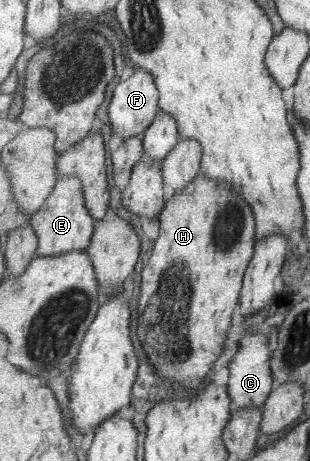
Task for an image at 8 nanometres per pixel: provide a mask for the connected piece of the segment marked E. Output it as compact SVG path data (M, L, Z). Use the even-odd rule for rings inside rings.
M77 175L60 178L47 202L29 222L40 238L37 257L52 257L72 250L87 249L92 243L95 219L86 206L84 184Z

